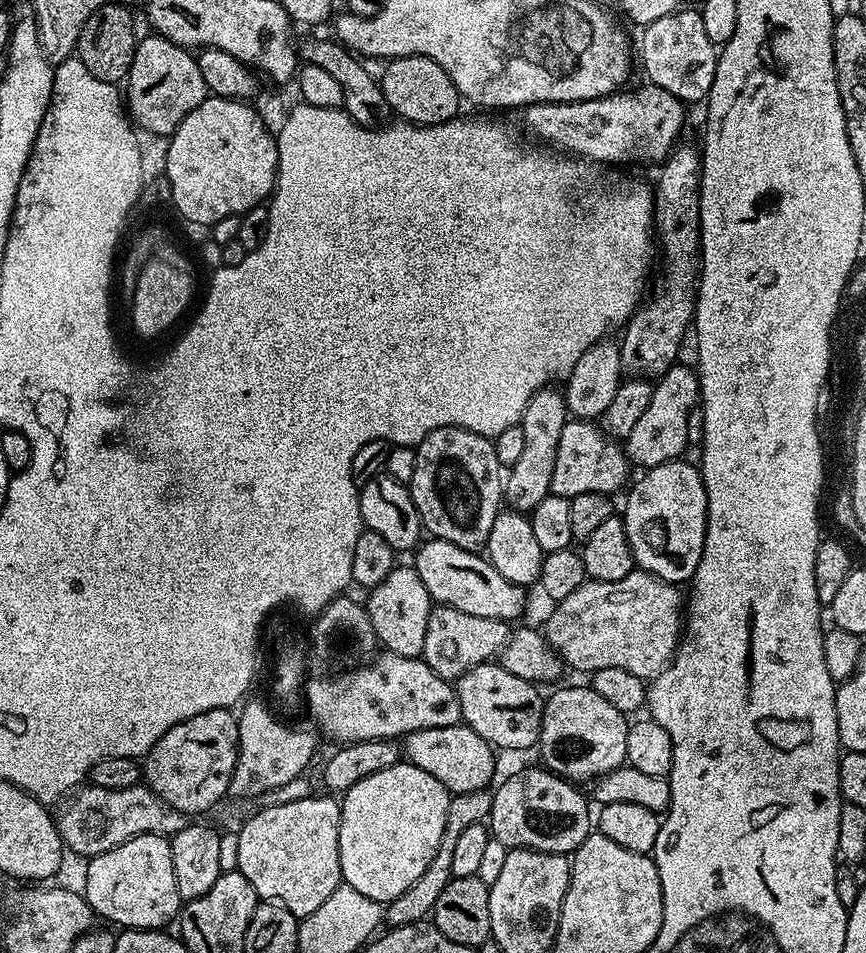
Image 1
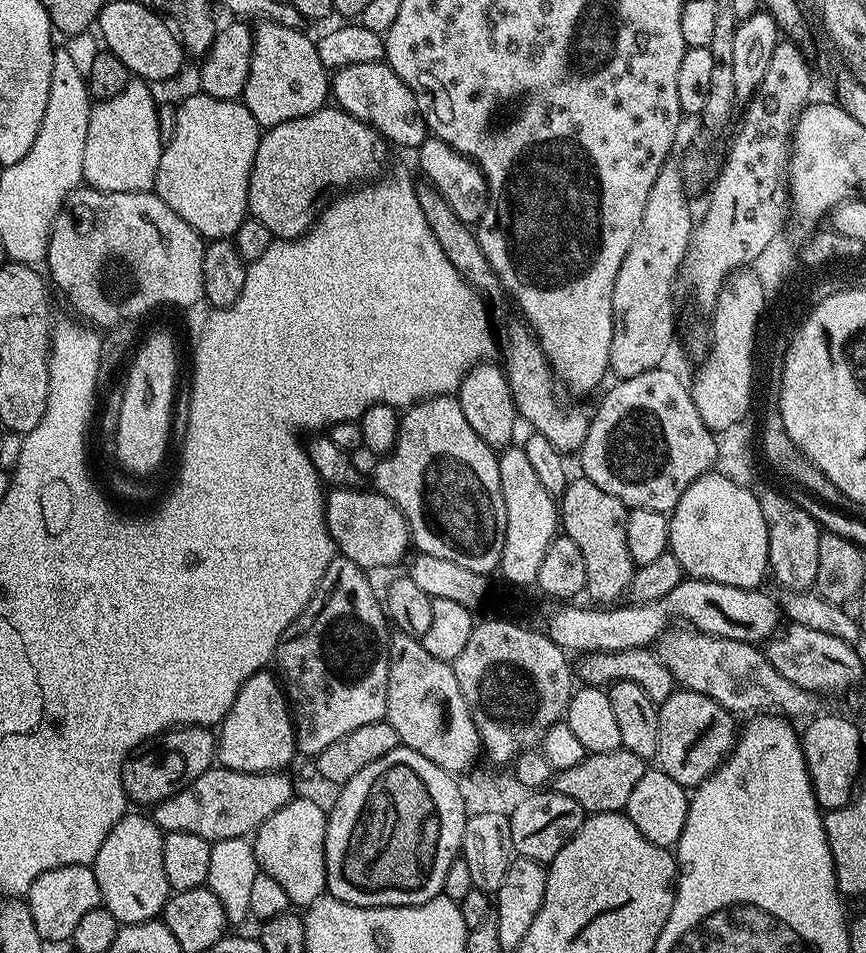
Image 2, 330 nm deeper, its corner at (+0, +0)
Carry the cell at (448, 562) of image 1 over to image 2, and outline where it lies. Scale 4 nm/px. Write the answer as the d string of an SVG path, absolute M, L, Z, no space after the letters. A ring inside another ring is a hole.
M356 486L332 488L327 493L324 501L324 517L326 518L326 526L330 530L330 538L336 541L339 555L344 556L350 562L354 562L360 568L365 570L392 568L404 555L407 557L410 552L410 533L406 518L400 513L398 506L394 506L394 502L390 502L390 498L386 498L381 492L375 490L359 492L358 489L359 487Z

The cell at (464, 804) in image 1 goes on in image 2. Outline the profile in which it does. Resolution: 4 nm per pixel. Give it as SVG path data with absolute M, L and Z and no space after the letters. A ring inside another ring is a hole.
M618 747L613 752L593 752L585 755L578 766L559 769L551 777L550 788L558 794L566 794L566 798L574 798L588 814L624 812L626 802L645 770L646 761L638 758L638 754L630 754L625 748Z

